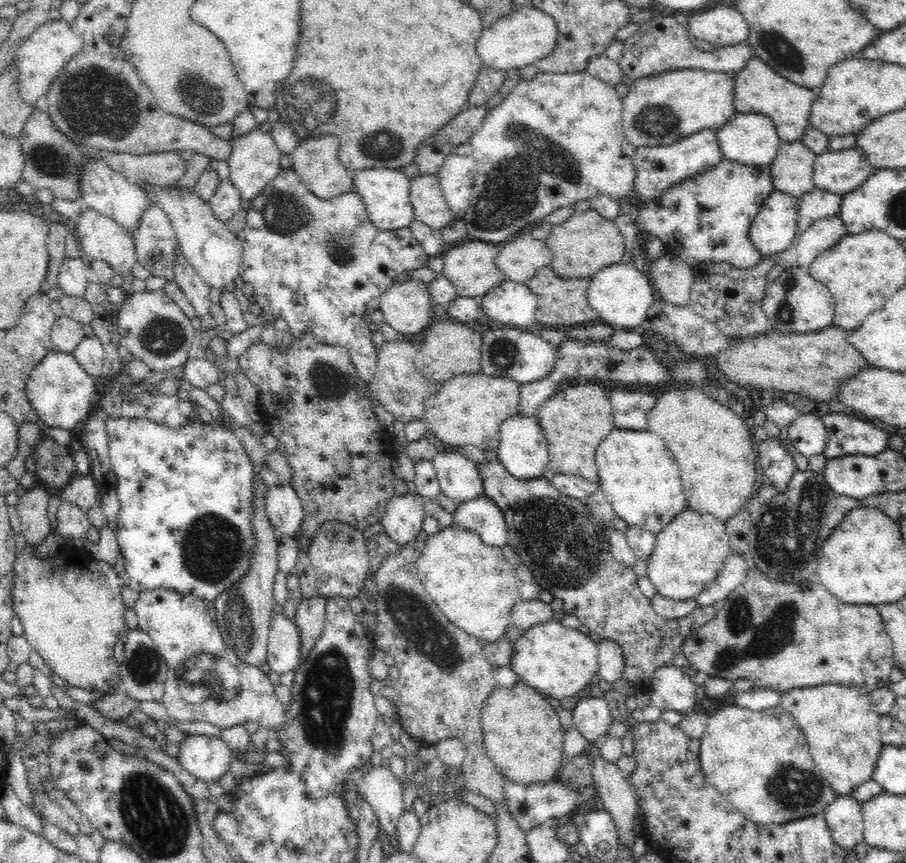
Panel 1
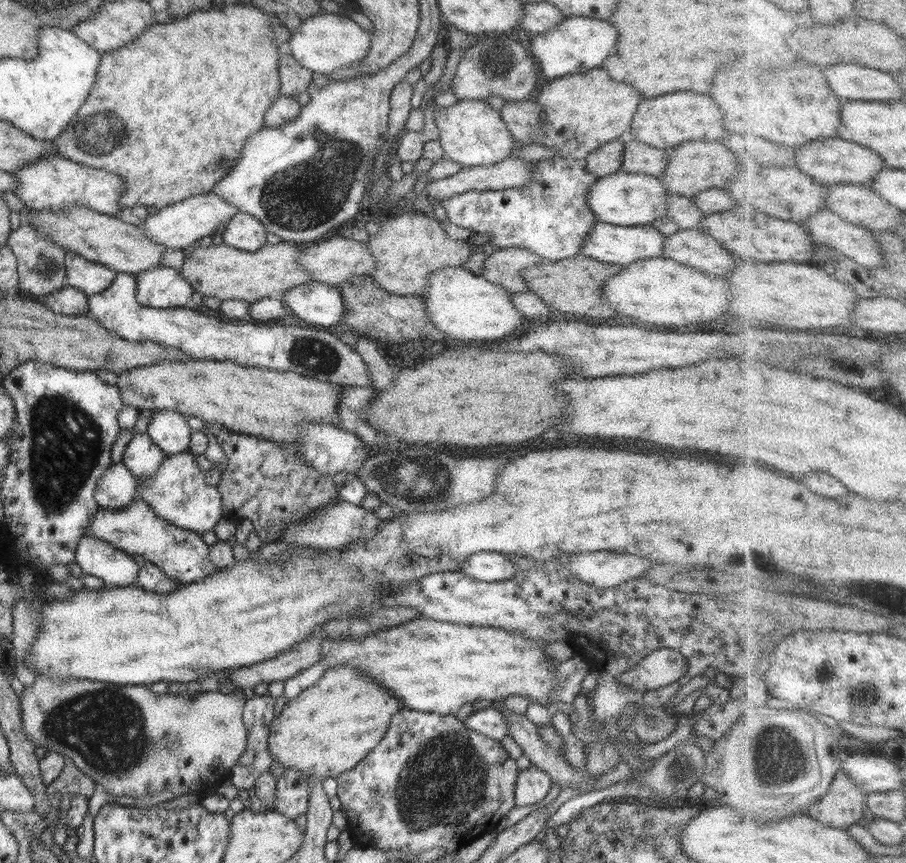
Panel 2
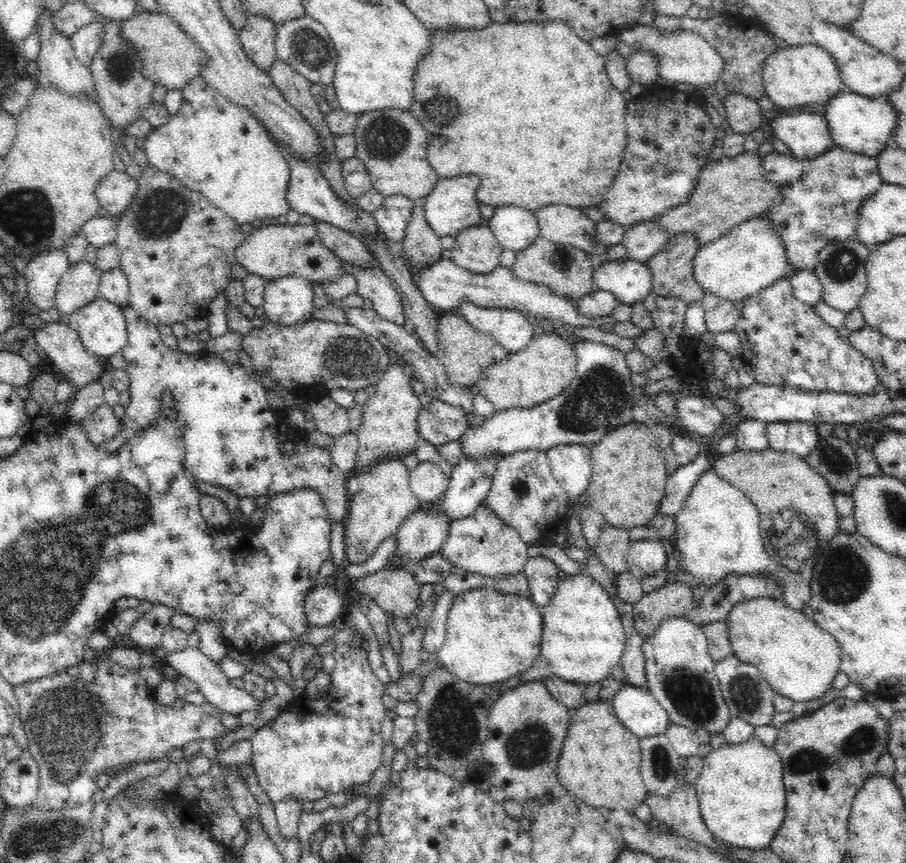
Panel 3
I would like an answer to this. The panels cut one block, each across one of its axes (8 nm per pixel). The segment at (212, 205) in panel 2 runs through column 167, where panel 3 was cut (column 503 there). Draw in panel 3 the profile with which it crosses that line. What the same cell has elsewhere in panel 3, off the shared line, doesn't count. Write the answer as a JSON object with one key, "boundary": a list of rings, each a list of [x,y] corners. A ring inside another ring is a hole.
{"boundary":[[[520,206],[495,207],[488,226],[504,249],[516,252],[524,250],[540,236],[536,215]]]}

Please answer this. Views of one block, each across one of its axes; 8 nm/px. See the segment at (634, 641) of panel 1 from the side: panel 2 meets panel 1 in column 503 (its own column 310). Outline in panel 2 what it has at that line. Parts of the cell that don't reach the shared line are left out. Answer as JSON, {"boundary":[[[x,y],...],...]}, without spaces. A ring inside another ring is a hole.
{"boundary":[[[222,428],[216,440],[229,459],[222,482],[216,487],[221,493],[224,518],[250,520],[253,531],[263,543],[278,540],[285,526],[301,522],[324,505],[337,501],[337,487],[331,476],[321,476],[302,458],[285,450],[281,443],[253,437]]]}

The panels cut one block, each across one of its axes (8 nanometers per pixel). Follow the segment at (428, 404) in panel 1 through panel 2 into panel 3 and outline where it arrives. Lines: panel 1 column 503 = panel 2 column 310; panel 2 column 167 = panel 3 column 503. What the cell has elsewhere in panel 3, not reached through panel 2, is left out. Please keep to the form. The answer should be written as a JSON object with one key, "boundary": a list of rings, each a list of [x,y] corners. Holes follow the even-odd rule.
{"boundary":[[[555,333],[536,335],[522,350],[509,353],[508,358],[486,367],[475,384],[478,392],[492,403],[494,410],[503,411],[511,408],[529,409],[548,399],[554,399],[571,383],[576,374],[576,353],[573,339],[564,339]]]}

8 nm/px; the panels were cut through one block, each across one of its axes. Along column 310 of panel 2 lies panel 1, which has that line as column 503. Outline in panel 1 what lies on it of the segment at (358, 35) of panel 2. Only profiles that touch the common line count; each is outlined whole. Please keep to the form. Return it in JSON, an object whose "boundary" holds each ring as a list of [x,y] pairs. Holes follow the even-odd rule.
{"boundary":[[[531,6],[518,7],[513,14],[484,29],[475,49],[484,66],[502,71],[520,69],[548,56],[556,48],[557,34],[556,21],[550,15]]]}

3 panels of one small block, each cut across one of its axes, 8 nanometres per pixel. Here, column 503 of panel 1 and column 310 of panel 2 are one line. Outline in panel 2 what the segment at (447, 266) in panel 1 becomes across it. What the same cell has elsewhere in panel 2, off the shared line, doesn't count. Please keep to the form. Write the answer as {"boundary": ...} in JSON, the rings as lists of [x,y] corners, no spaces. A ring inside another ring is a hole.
{"boundary":[[[286,243],[266,244],[256,252],[244,252],[227,246],[210,244],[186,253],[178,273],[192,285],[192,289],[203,296],[216,296],[220,300],[240,299],[249,303],[266,297],[282,297],[294,286],[312,282],[312,274],[300,267],[296,260],[302,256],[305,245]]]}

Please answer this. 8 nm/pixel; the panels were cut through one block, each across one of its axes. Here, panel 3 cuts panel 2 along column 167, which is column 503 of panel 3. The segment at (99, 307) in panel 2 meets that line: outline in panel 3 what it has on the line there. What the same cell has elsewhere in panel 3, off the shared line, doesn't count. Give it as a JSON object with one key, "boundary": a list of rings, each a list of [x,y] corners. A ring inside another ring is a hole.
{"boundary":[[[464,301],[457,306],[456,313],[478,332],[500,343],[509,353],[522,350],[535,336],[535,321],[520,311],[484,308]]]}

